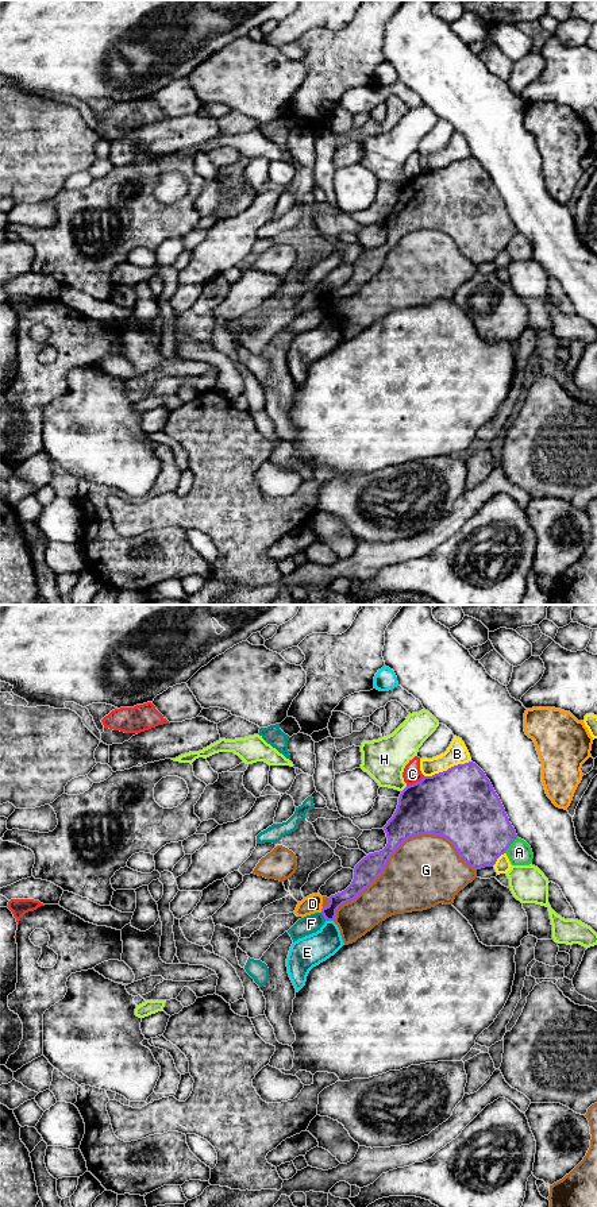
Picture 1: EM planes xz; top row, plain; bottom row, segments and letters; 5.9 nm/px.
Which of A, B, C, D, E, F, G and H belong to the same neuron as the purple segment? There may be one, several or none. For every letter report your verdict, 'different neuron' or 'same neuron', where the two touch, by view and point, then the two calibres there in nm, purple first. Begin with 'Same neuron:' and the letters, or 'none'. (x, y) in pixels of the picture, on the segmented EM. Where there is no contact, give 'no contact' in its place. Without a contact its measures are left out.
Same neuron: none
A: different neuron | xz (509, 844) | 380/140 nm
B: different neuron | xz (449, 768) | 440/130 nm
C: different neuron | xz (416, 782) | 400/110 nm
D: different neuron | xz (322, 910) | 80/110 nm
E: different neuron | xz (330, 920) | 80/190 nm
F: different neuron | xz (323, 916) | 80/110 nm
G: different neuron | xz (399, 845) | 280/420 nm
H: different neuron | xz (404, 789) | 360/260 nm

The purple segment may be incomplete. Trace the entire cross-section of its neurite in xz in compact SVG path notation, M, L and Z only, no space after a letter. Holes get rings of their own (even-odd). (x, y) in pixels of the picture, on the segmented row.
M473 761L407 786L384 830L386 847L355 865L351 884L331 895L330 903L321 909L324 919L334 921L336 910L367 888L382 874L392 853L411 837L434 834L447 838L474 869L493 867L517 838L490 780Z

